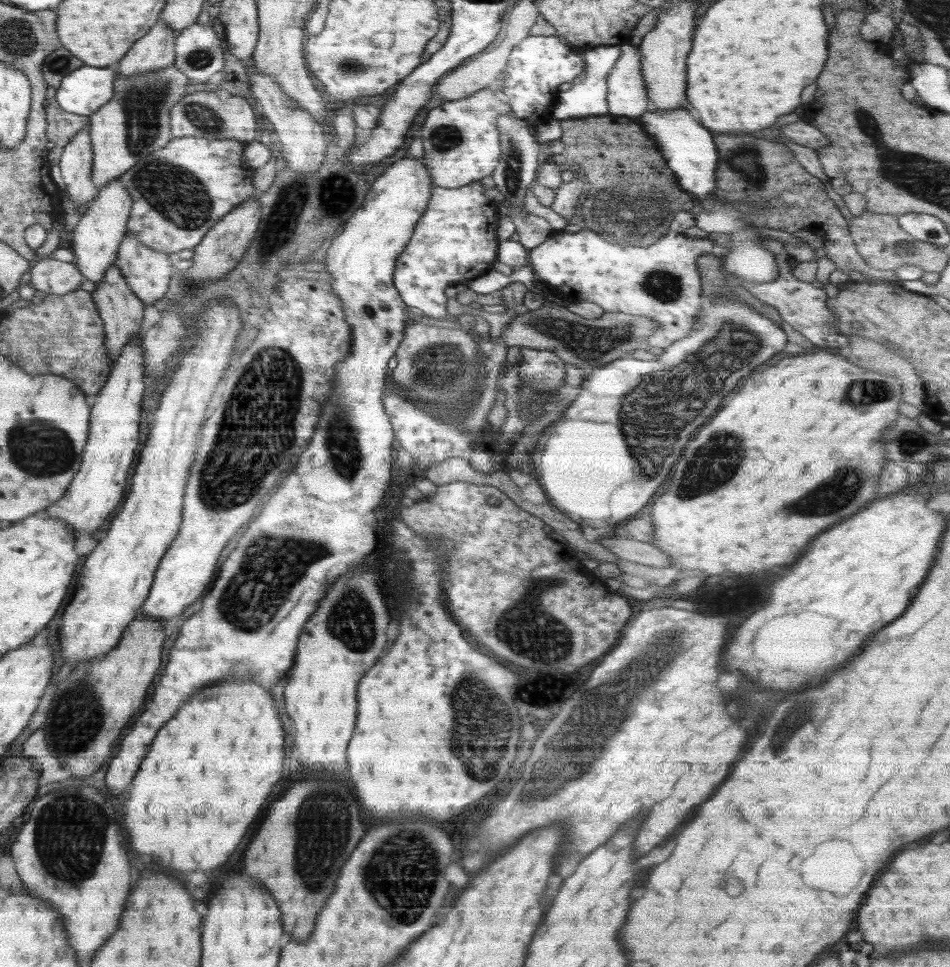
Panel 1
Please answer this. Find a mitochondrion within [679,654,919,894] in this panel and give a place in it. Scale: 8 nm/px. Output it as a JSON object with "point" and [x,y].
{"point":[805,711]}

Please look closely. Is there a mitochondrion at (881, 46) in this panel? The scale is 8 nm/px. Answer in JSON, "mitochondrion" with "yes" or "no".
{"mitochondrion":"no"}

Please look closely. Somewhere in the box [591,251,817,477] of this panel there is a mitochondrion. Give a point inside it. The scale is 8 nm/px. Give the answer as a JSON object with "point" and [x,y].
{"point":[664,286]}

